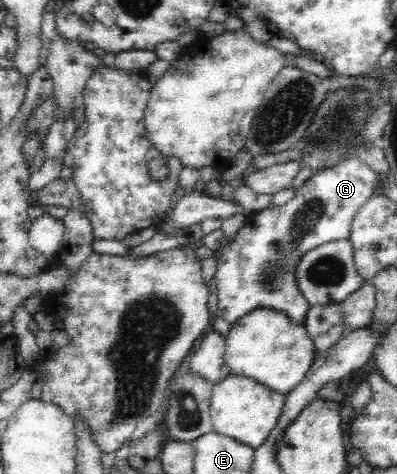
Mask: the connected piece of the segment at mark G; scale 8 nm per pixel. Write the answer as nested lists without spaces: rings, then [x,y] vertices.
[[[351,155],[333,167],[312,172],[308,180],[293,190],[292,200],[288,200],[284,206],[269,205],[254,214],[246,215],[245,225],[238,231],[232,243],[222,248],[222,253],[217,258],[215,275],[218,310],[215,317],[222,317],[230,324],[235,324],[252,310],[262,306],[286,312],[292,321],[303,324],[309,305],[296,285],[294,270],[308,250],[326,242],[348,239],[355,214],[360,210],[360,206],[372,198],[374,186],[377,184],[376,176],[362,157]]]

